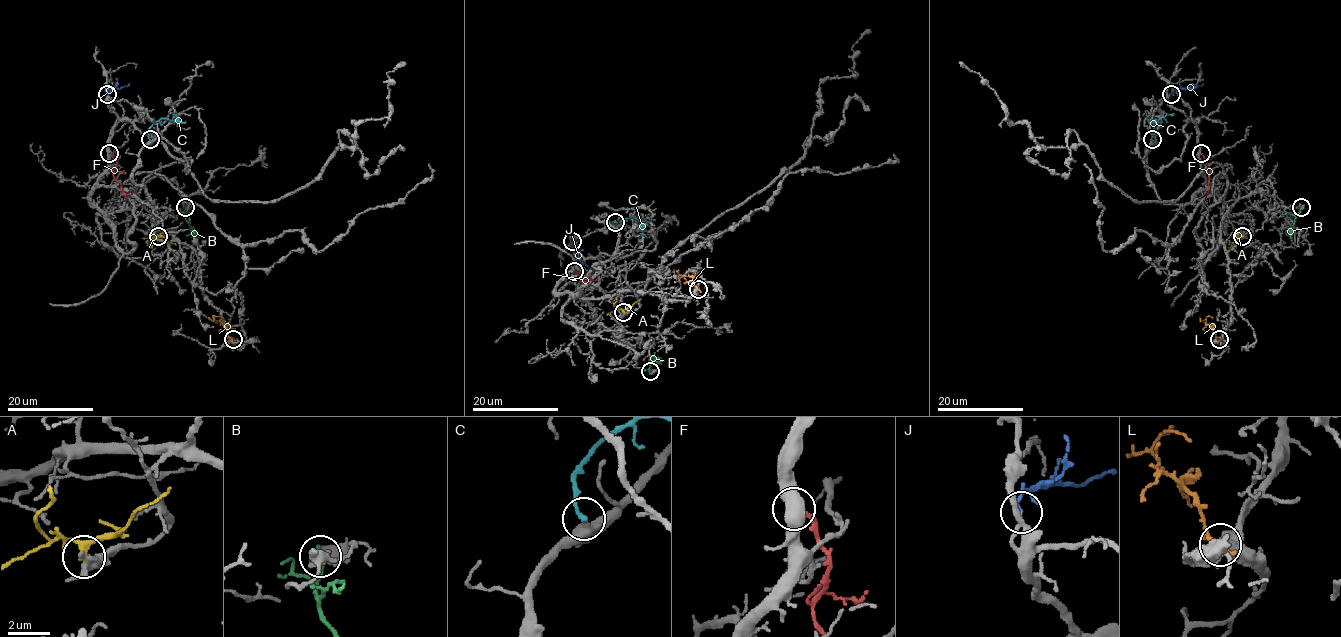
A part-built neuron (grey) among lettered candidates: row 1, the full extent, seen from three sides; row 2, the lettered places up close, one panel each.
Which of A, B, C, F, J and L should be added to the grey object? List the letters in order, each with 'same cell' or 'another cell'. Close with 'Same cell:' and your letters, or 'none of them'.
A: another cell
B: another cell
C: another cell
F: another cell
J: same cell
L: another cell
Same cell: J

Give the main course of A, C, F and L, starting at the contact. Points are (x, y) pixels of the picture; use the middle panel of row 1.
A: (623, 313), (641, 299)
C: (615, 221), (616, 224), (627, 218), (636, 218), (641, 223), (642, 234), (638, 242), (642, 244)
F: (574, 271), (581, 276), (579, 279), (593, 280), (597, 276)
L: (698, 289), (692, 285), (691, 277), (678, 276), (688, 282)

